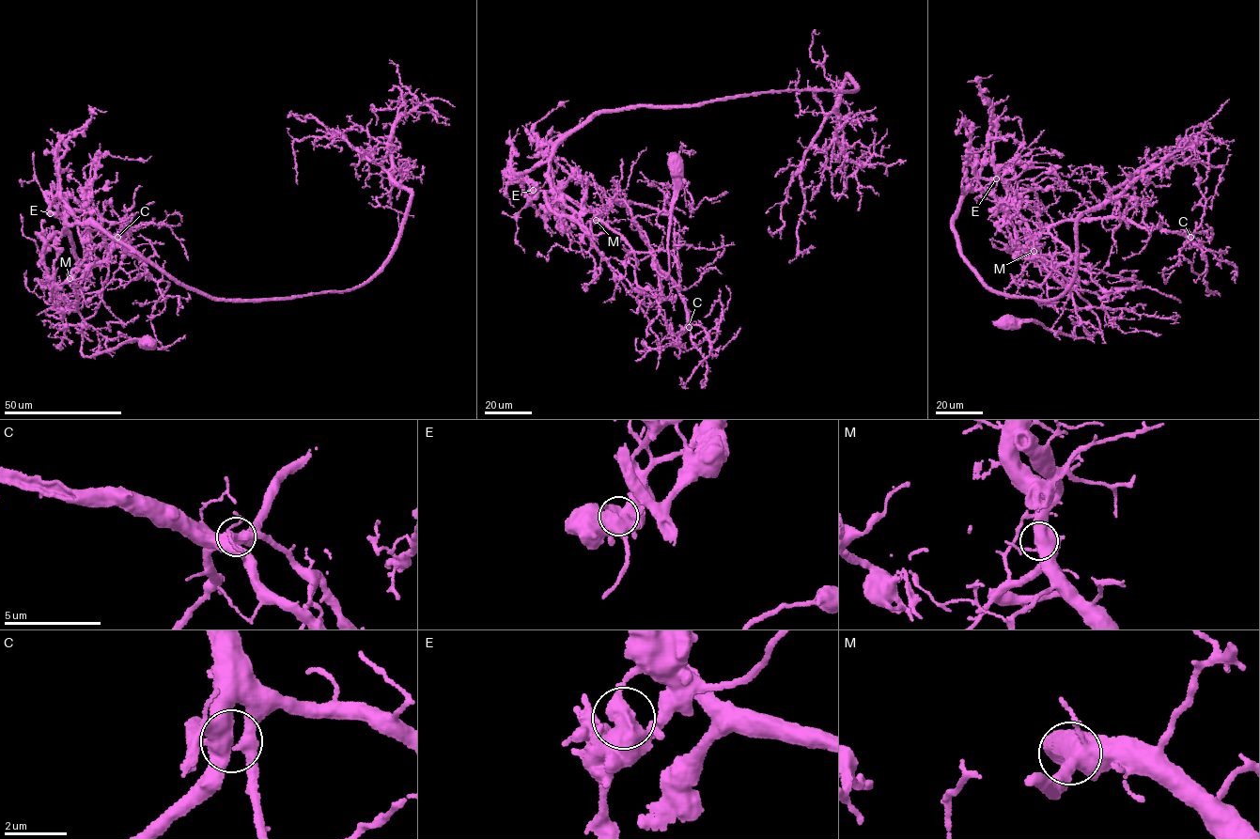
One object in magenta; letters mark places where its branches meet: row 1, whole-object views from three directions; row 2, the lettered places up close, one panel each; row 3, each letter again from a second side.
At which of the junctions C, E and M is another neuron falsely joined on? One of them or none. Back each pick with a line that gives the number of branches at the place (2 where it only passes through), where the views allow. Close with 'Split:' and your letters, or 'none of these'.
E: branches 4
Split: E

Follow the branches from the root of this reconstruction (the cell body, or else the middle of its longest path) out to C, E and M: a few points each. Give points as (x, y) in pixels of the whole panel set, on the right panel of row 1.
C: (1006, 320), (1034, 319), (1076, 338), (1098, 331), (1091, 305), (1034, 251), (1053, 225), (1127, 218), (1190, 237)
E: (1006, 320), (1076, 338), (1099, 329), (994, 194), (996, 178)
M: (1006, 320), (1034, 319), (1076, 338), (1091, 338), (1098, 331), (1096, 316), (1075, 305), (1070, 290), (1034, 251)

